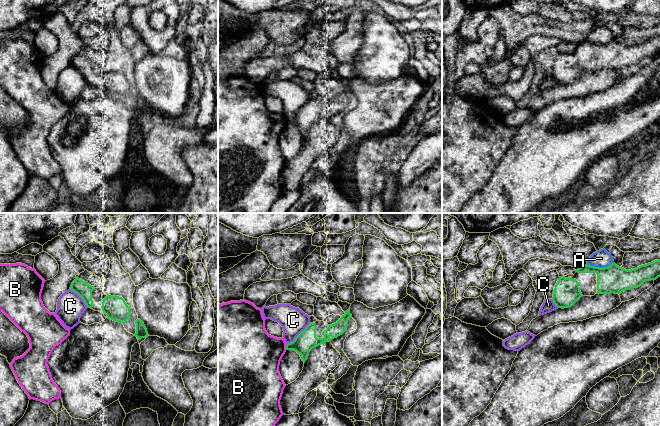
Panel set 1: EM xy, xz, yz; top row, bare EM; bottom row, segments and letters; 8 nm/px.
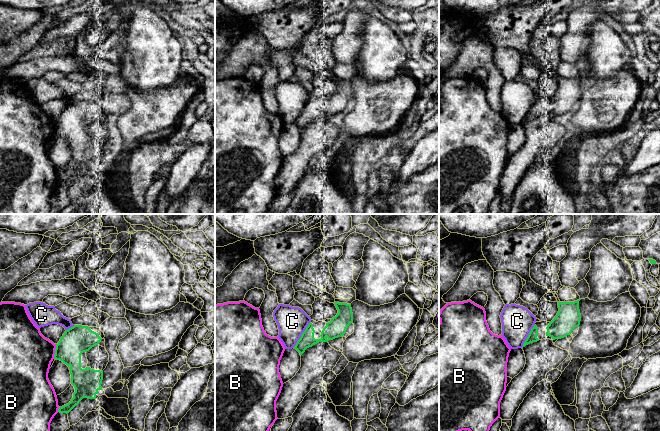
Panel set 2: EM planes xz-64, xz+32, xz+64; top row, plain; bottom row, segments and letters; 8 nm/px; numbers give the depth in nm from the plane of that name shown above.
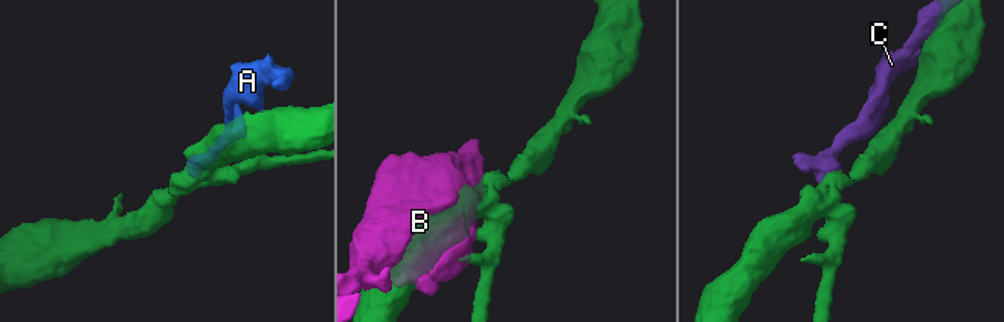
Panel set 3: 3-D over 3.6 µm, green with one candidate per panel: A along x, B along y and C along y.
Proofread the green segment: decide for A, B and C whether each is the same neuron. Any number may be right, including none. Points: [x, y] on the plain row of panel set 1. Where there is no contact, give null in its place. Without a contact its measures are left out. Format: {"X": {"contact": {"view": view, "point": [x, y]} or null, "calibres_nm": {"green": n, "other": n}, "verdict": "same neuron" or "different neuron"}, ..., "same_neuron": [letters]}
{"A": {"contact": {"view": "yz", "point": [598, 43]}, "calibres_nm": {"green": 220, "other": 140}, "verdict": "different neuron"}, "B": {"contact": {"view": "xz", "point": [286, 122]}, "calibres_nm": {"green": 160, "other": 380}, "verdict": "different neuron"}, "C": {"contact": {"view": "xz", "point": [299, 110]}, "calibres_nm": {"green": 160, "other": 200}, "verdict": "different neuron"}, "same_neuron": []}

